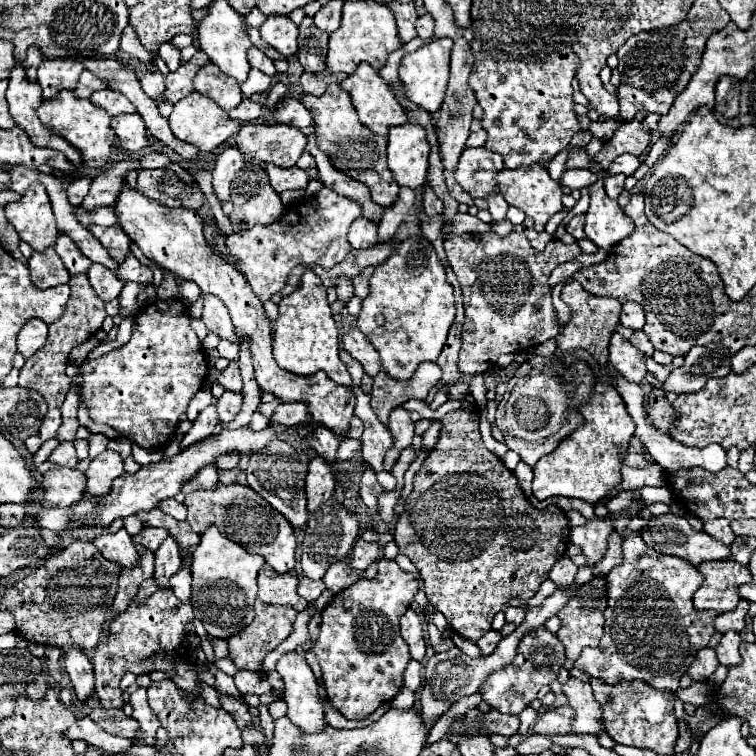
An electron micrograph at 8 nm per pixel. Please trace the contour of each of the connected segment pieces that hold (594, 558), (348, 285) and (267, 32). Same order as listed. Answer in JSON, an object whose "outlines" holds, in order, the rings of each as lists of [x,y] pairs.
{"outlines":[[[[594,519],[582,527],[574,527],[570,531],[570,543],[582,547],[586,565],[596,565],[604,557],[608,549],[608,539],[614,531],[616,531],[616,525],[612,521]]],[[[338,277],[336,279],[336,291],[338,291],[338,299],[340,301],[350,301],[352,295],[354,295],[352,281],[348,277]]],[[[268,15],[260,27],[262,39],[278,53],[292,57],[298,49],[298,27],[286,15]]]]}

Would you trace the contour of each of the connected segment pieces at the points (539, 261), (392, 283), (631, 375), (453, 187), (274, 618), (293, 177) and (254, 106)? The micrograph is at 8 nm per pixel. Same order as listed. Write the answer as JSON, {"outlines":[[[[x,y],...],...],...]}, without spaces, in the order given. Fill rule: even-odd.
{"outlines":[[[[488,231],[446,235],[444,249],[460,283],[466,309],[462,349],[458,357],[460,373],[488,373],[500,355],[530,351],[534,345],[558,335],[560,327],[552,307],[548,273],[582,253],[576,243],[564,245],[558,239],[552,239],[550,245],[538,253],[524,233],[512,231],[510,235],[500,237]]],[[[410,237],[370,277],[370,293],[362,301],[358,327],[380,353],[382,369],[390,377],[406,381],[420,363],[438,359],[454,321],[454,311],[454,289],[446,281],[432,243],[424,237]]],[[[612,333],[610,363],[632,383],[642,383],[646,375],[644,355],[636,347],[632,347],[620,333]]],[[[452,181],[450,183],[450,187],[448,187],[448,191],[450,191],[450,195],[458,201],[458,203],[466,203],[466,205],[474,205],[474,199],[456,183],[456,181]]],[[[256,599],[254,609],[256,609],[254,621],[246,629],[242,629],[242,633],[236,633],[227,639],[230,659],[236,664],[238,670],[262,671],[264,657],[270,651],[274,651],[292,633],[292,625],[296,619],[296,611],[290,605],[268,605]]],[[[266,165],[266,173],[268,173],[270,185],[274,187],[276,193],[282,193],[286,189],[306,189],[308,181],[310,181],[308,173],[298,167],[278,169],[276,165]]],[[[242,99],[242,103],[238,107],[234,107],[228,115],[232,119],[242,121],[242,123],[254,123],[262,115],[262,105],[260,103],[254,103],[250,99]]]]}

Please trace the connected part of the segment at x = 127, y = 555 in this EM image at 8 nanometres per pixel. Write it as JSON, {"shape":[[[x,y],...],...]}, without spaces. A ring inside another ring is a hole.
{"shape":[[[120,529],[114,535],[104,533],[98,539],[94,539],[94,545],[104,559],[118,563],[122,569],[132,569],[134,565],[140,563],[140,555],[132,543],[132,537],[126,533],[126,529]]]}

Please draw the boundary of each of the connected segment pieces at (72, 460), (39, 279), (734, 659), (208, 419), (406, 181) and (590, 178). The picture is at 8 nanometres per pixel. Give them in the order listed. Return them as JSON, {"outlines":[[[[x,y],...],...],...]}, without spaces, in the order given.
{"outlines":[[[[62,441],[48,457],[50,463],[54,465],[64,465],[64,467],[76,467],[78,459],[76,459],[76,451],[74,445],[70,441]]],[[[50,247],[46,253],[34,253],[28,261],[30,281],[38,289],[50,289],[60,283],[68,283],[70,275],[66,273],[60,257]]],[[[730,631],[722,637],[722,641],[718,643],[718,647],[714,649],[716,651],[716,657],[722,665],[726,667],[732,667],[732,665],[740,665],[742,663],[742,657],[738,653],[738,645],[740,645],[740,635]]],[[[208,405],[208,407],[196,417],[196,421],[192,423],[192,429],[186,433],[186,437],[182,439],[180,447],[186,449],[186,447],[194,445],[196,441],[202,441],[202,439],[210,437],[212,431],[214,431],[214,427],[218,425],[218,421],[220,421],[220,419],[218,419],[218,413],[216,413],[216,405]]],[[[404,123],[396,125],[388,133],[388,169],[394,175],[394,181],[398,185],[418,189],[426,181],[426,169],[428,169],[428,153],[430,145],[426,141],[426,131],[416,123]]],[[[572,169],[572,171],[564,171],[564,175],[562,175],[562,183],[570,189],[584,189],[584,187],[594,185],[596,181],[598,181],[598,177],[586,169]]]]}

